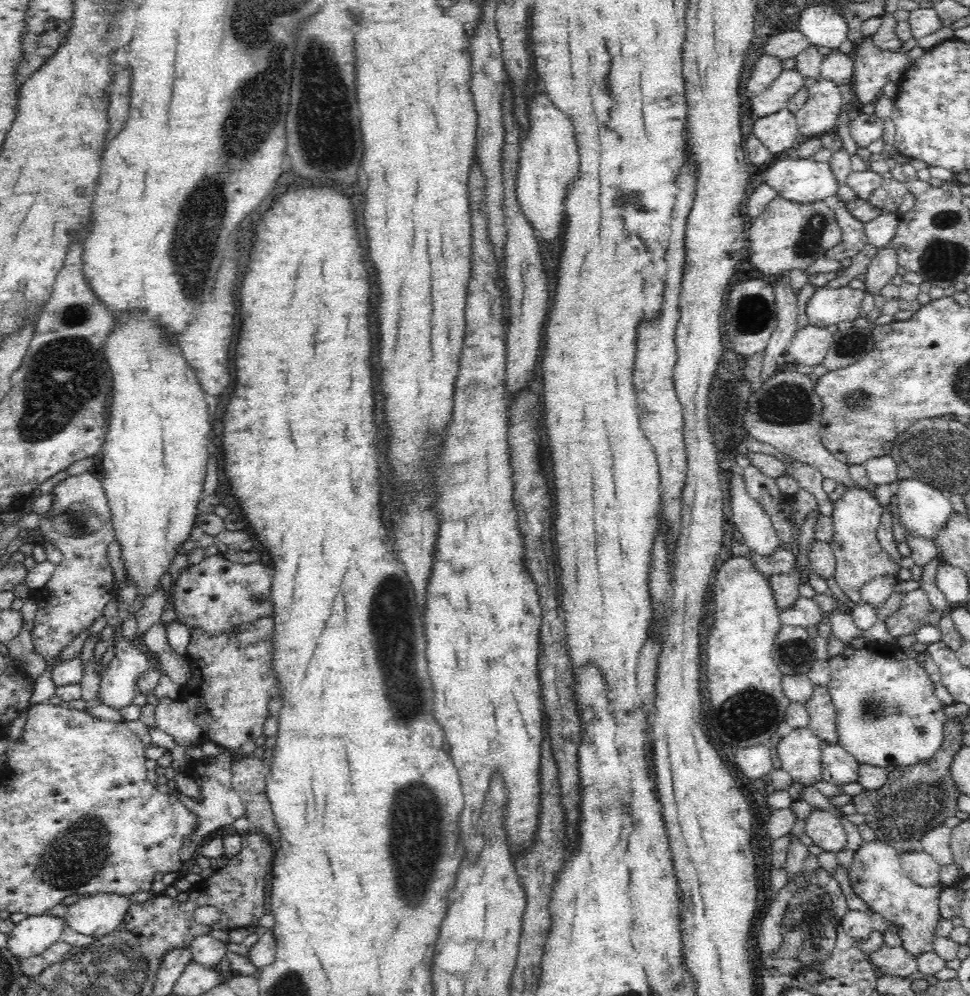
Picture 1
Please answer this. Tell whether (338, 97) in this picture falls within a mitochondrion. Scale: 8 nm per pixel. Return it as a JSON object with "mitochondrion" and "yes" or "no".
{"mitochondrion":"yes"}

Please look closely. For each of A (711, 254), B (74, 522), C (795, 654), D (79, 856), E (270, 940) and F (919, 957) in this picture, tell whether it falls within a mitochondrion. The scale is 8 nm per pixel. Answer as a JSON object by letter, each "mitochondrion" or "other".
{"A":"other","B":"mitochondrion","C":"mitochondrion","D":"mitochondrion","E":"other","F":"other"}

